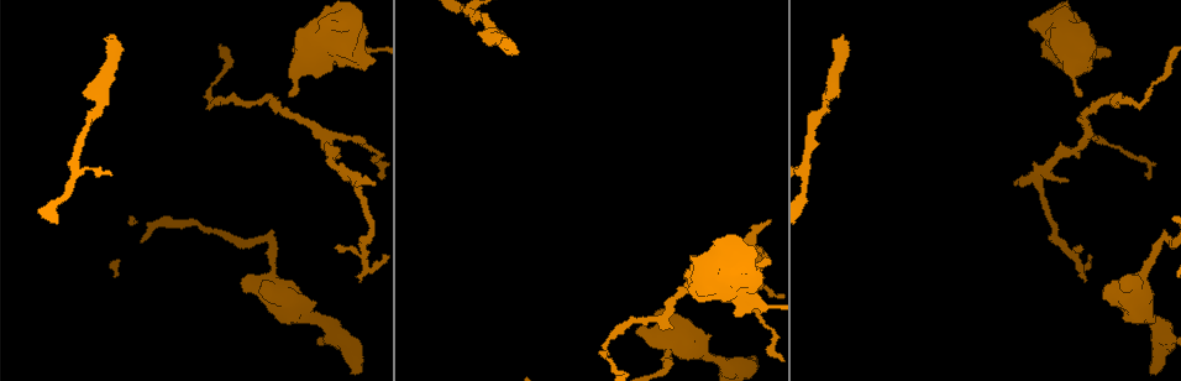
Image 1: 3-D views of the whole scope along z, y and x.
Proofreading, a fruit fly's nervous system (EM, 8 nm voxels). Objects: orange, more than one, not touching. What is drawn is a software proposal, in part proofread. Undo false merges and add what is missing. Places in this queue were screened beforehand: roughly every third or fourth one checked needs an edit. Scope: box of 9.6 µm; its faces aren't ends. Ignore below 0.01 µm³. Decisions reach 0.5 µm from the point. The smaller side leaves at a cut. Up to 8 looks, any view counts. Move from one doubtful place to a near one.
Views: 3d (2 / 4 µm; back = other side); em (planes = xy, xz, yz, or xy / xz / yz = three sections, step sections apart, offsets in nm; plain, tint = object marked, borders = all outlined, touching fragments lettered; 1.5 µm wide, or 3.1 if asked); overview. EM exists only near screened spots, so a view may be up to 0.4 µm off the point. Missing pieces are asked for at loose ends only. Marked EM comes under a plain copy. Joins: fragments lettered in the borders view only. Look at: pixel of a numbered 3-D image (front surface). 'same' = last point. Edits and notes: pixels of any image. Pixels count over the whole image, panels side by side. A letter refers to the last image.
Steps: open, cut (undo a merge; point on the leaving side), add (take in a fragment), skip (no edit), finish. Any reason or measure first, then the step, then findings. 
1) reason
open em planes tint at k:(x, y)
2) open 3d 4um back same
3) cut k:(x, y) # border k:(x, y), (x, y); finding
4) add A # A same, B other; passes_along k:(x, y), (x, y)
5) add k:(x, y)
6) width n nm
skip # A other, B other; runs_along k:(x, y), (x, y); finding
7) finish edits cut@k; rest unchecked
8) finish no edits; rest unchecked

free end
open em yz step 8 tint at 1:(1054, 64)

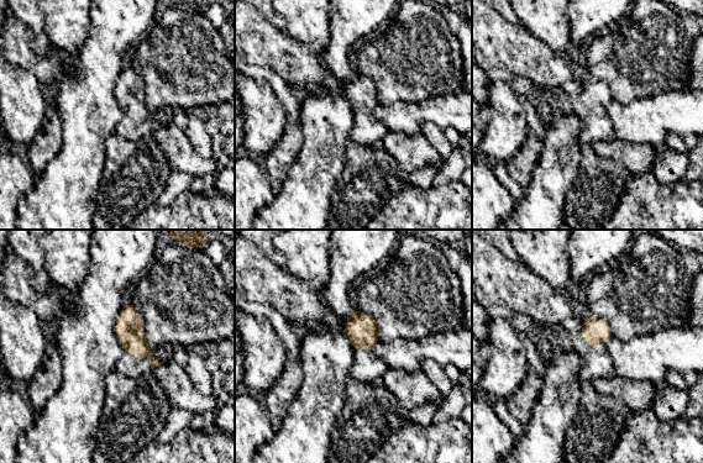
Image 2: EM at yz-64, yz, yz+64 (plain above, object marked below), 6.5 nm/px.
cut it another way
open em planes borders same

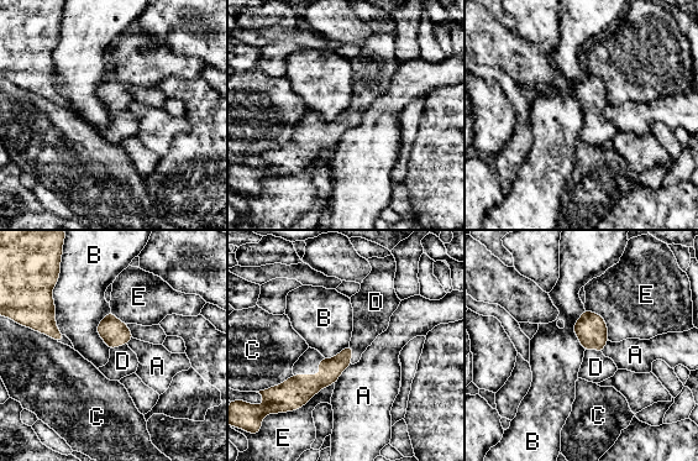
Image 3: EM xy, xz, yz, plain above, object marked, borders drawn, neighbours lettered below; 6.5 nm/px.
longest_contact E 360 nm
add D # A other, B other, C other, D same, E other; passes_along 3:(330, 368), (353, 352), (371, 319); it goes on there

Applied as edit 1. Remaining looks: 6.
branch stops here
open 3d 2um at 1:(842, 33)

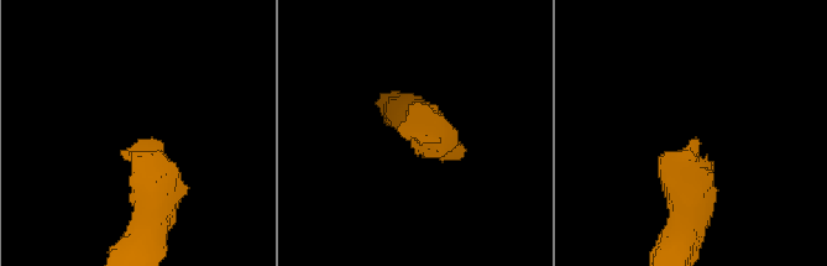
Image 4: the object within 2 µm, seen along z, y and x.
open em planes tint at 4:(701, 143)

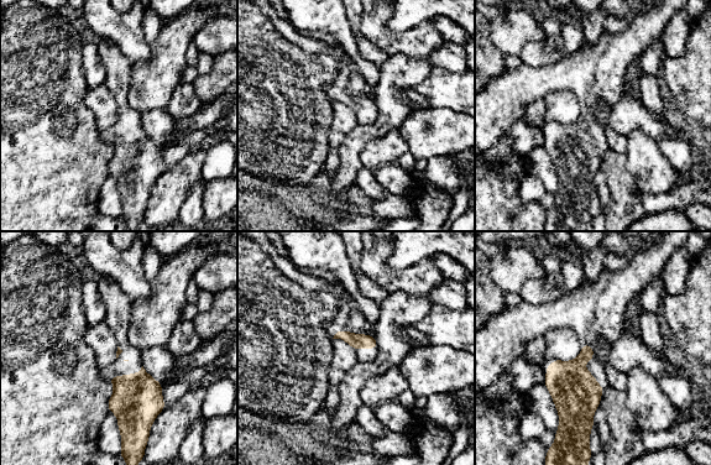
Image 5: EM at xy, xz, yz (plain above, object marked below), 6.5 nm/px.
open em planes borders same

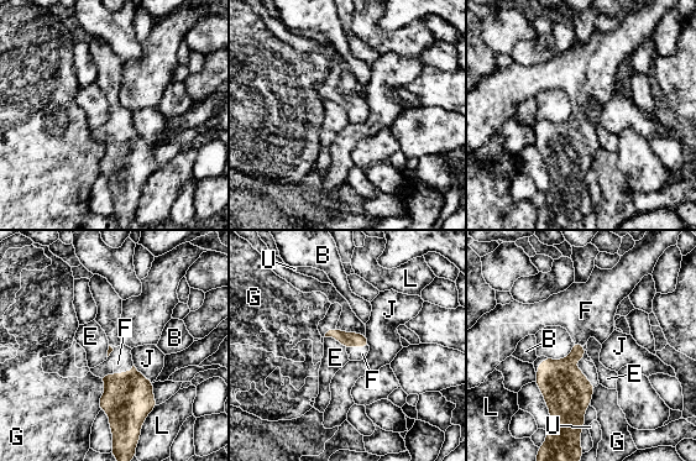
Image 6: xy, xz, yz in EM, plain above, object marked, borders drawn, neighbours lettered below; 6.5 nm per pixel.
add F # B other, E other, F same, G other, J other, L other, U other; passes_along 6:(560, 377), (579, 344), (586, 310); it goes on there

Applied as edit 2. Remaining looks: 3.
open overview

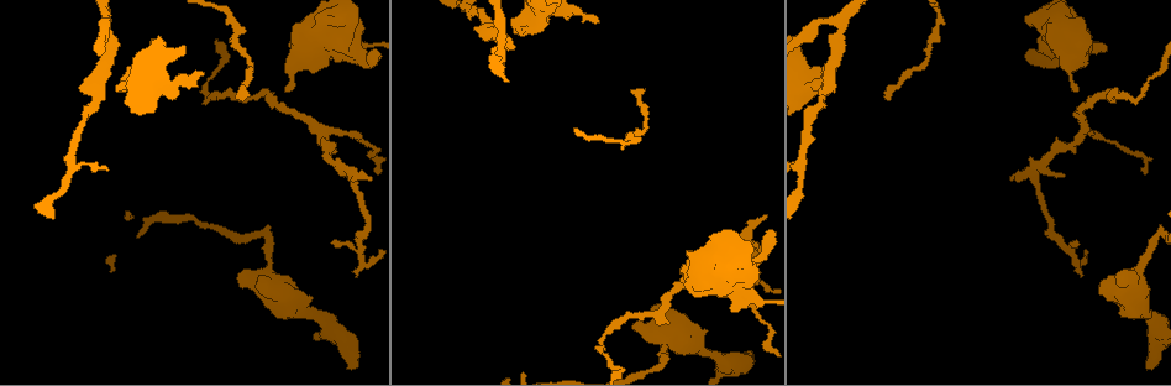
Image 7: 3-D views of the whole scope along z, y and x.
open 3d 4um at 7:(290, 66)

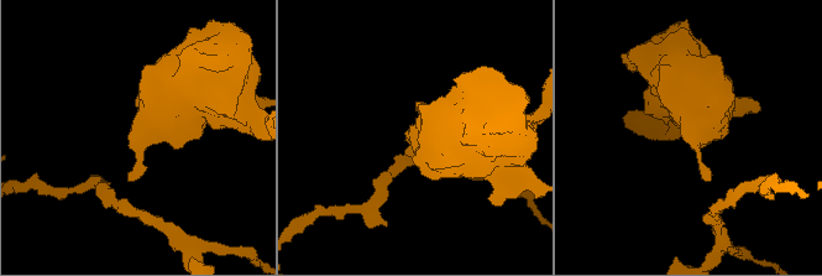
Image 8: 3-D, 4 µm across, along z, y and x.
open em 3.1um xy step 16 borders at 8:(141, 140)

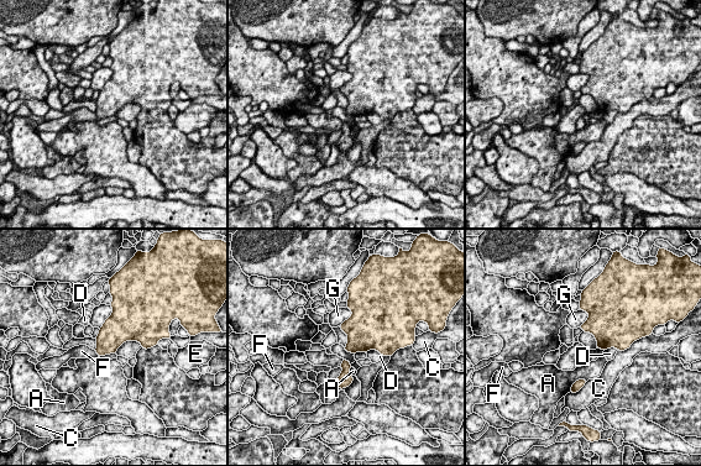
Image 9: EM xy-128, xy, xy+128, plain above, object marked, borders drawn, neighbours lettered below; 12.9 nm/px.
skip # A other, C other, D other, E other, F other, G other; border 9:(94, 350), (99, 356); continuous, no second neuron

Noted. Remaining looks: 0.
finish edits add@3, add@6; rest unchecked

